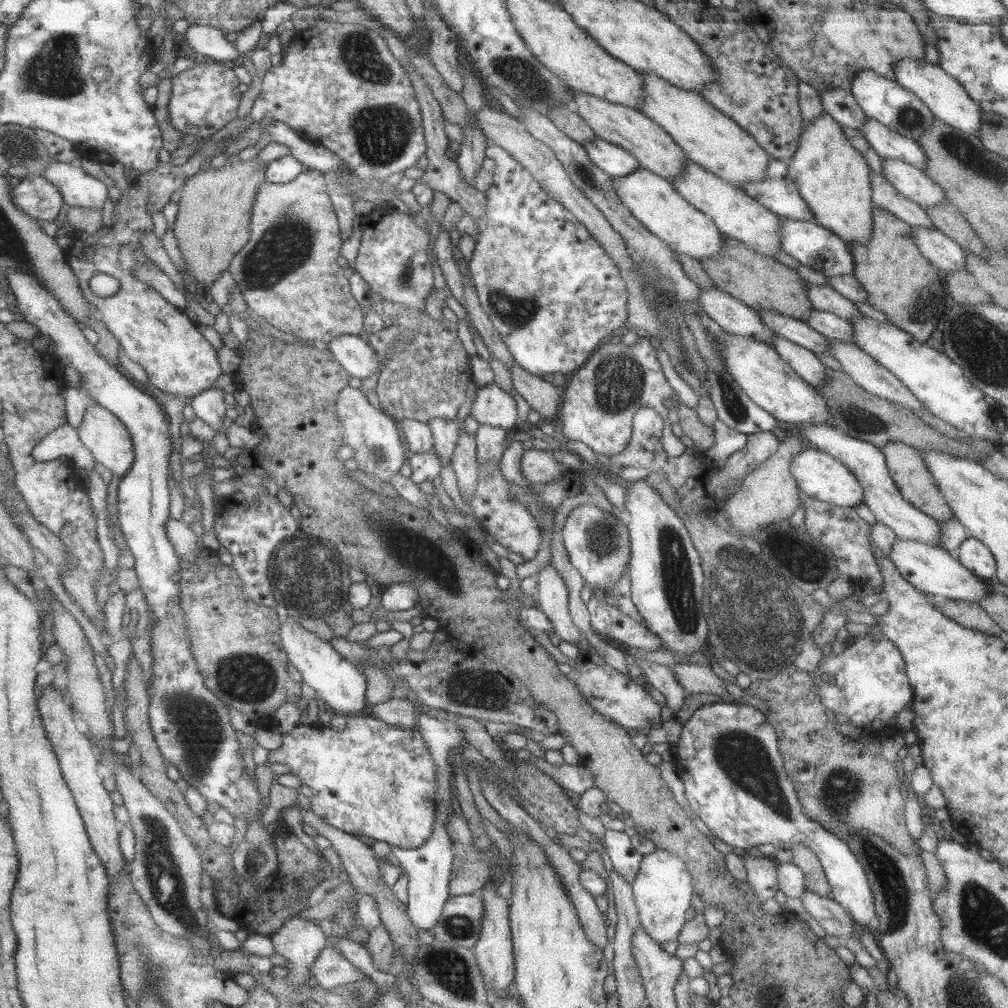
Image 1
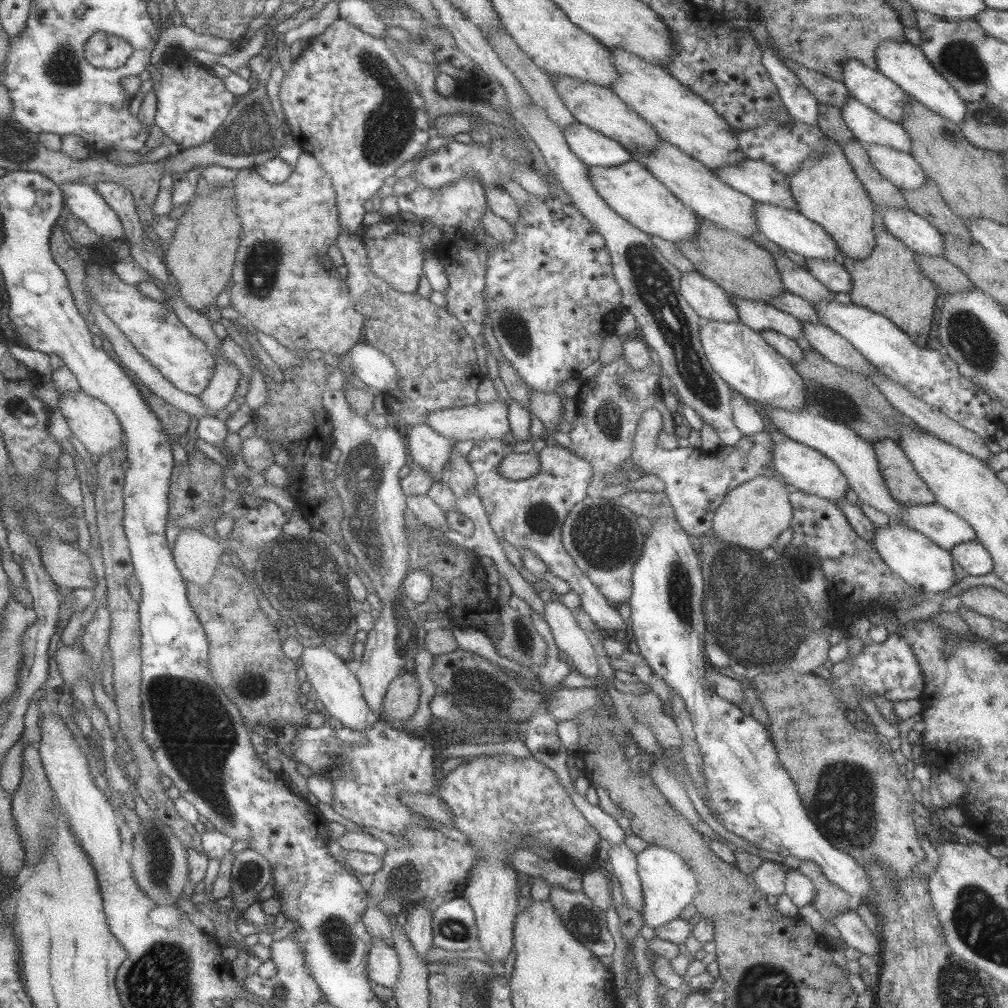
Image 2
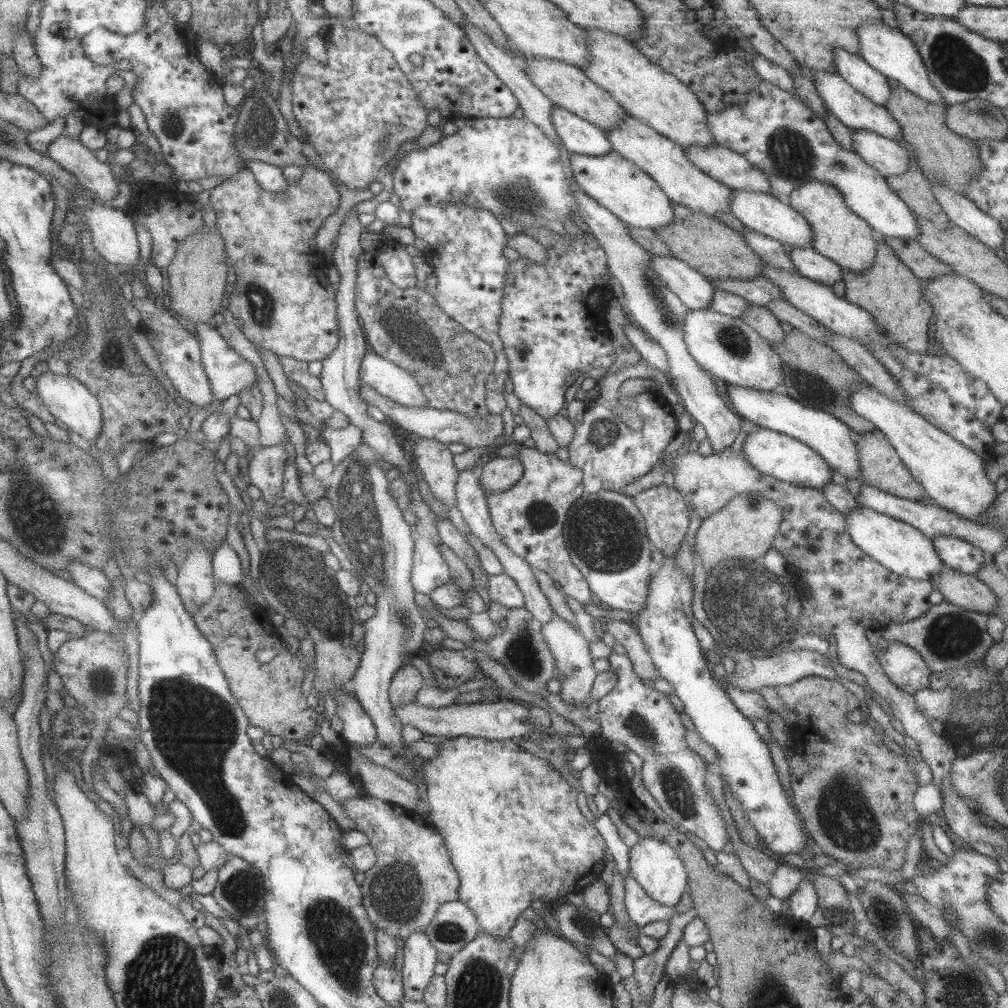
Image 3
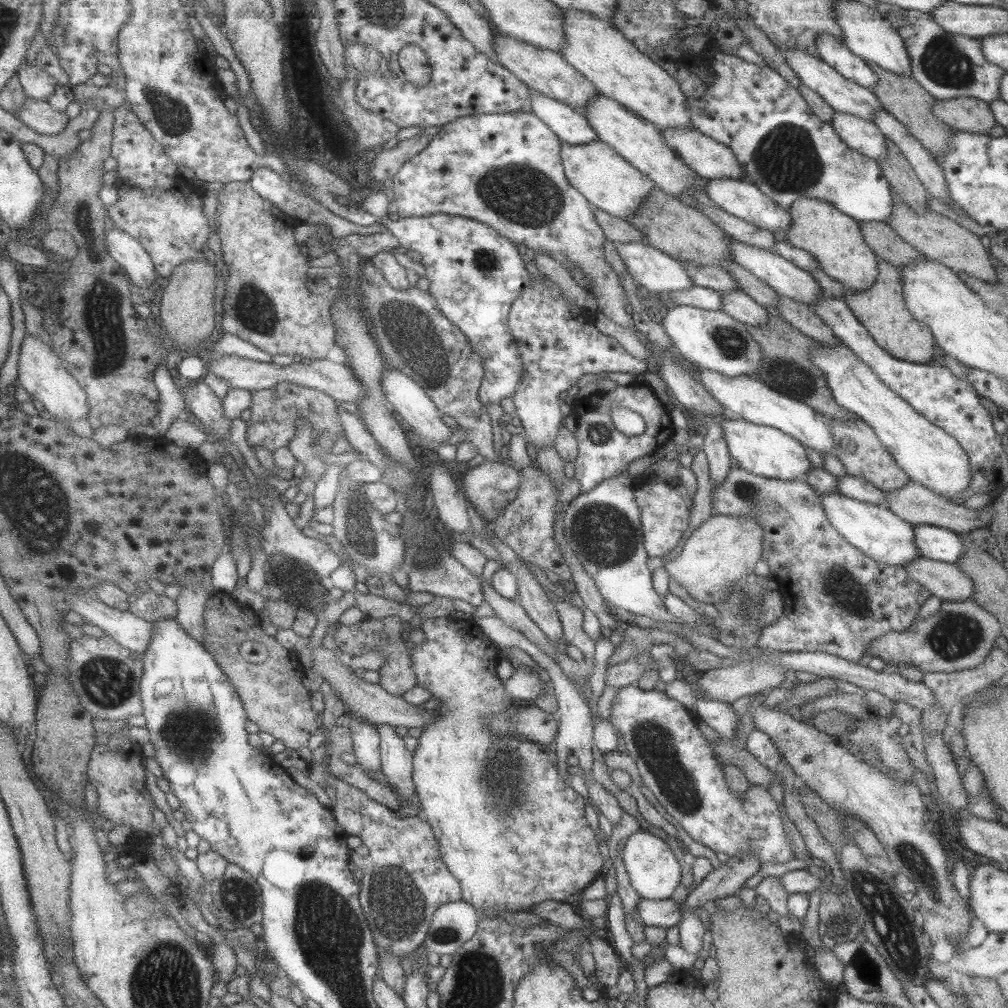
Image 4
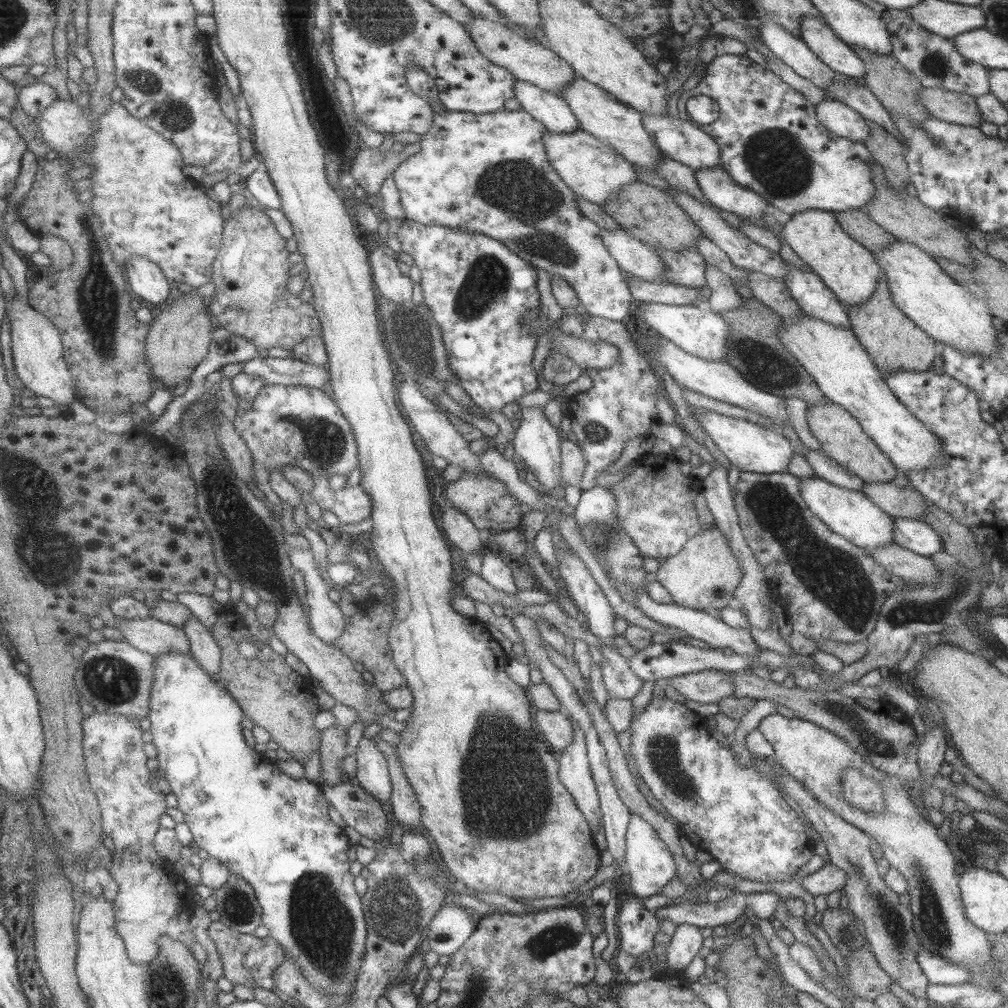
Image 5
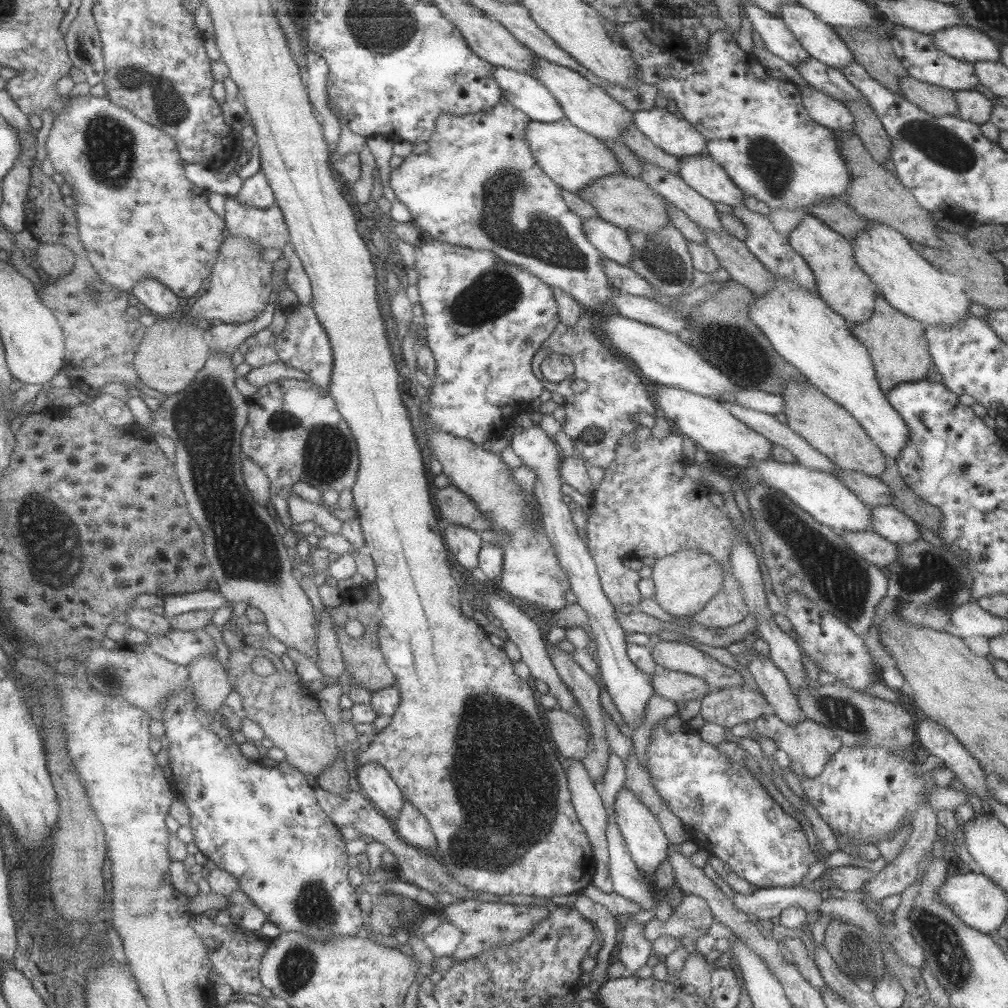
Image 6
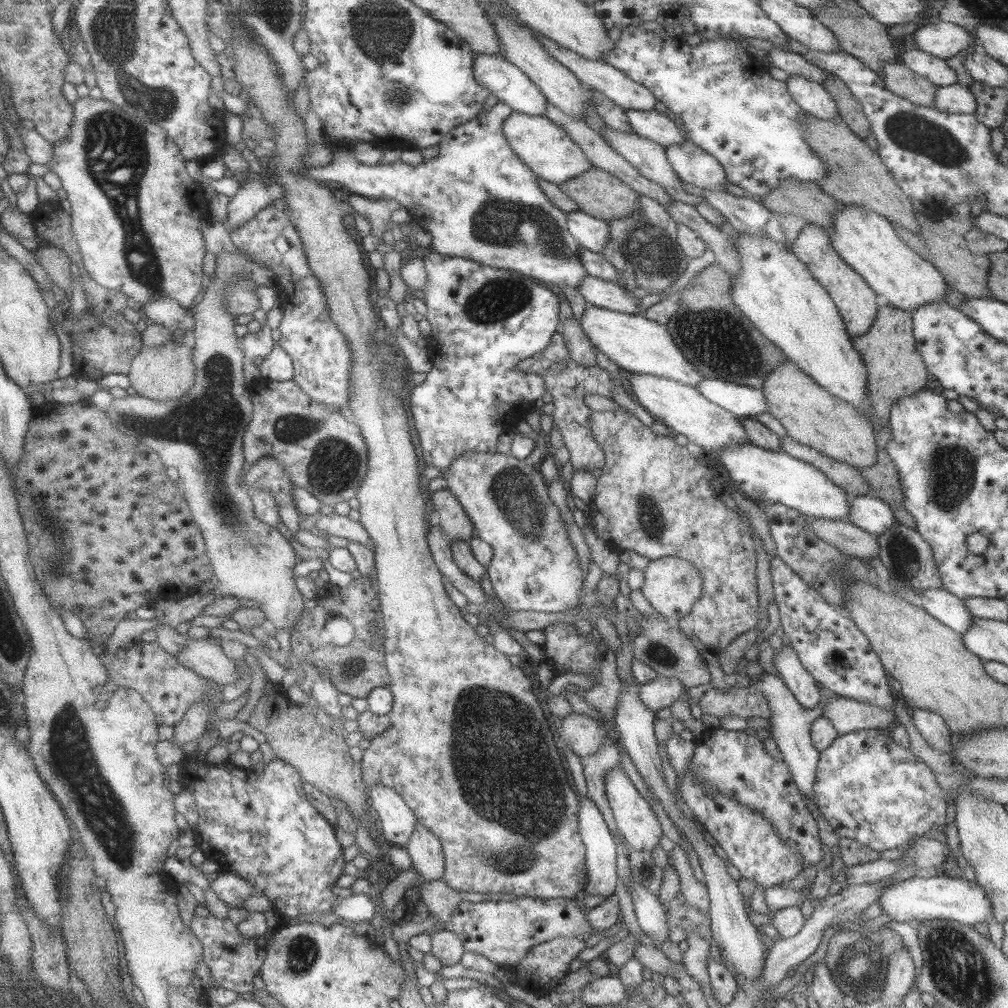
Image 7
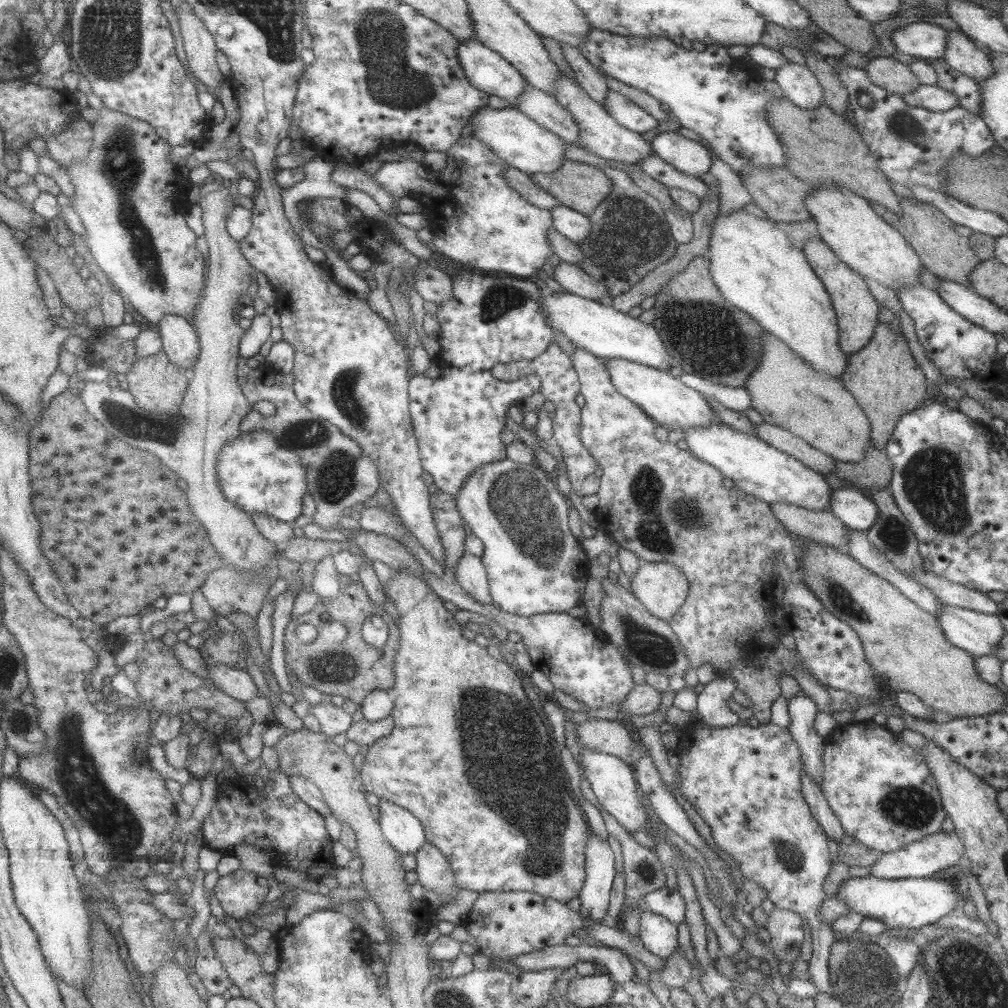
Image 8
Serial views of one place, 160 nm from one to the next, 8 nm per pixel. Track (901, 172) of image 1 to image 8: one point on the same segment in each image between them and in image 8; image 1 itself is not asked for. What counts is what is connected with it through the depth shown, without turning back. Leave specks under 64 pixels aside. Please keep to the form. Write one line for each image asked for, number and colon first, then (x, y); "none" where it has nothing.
2: (899, 168)
3: (884, 155)
4: (856, 133)
5: (833, 115)
6: (833, 114)
7: (811, 98)
8: (797, 83)

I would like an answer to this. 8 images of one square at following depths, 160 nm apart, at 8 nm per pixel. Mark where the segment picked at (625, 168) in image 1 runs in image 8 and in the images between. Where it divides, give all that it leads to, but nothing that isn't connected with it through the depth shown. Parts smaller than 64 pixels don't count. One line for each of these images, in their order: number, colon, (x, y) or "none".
2: (593, 149)
3: (578, 136)
4: (568, 124)
5: (549, 108)
6: (524, 92)
7: (506, 82)
8: (485, 70)

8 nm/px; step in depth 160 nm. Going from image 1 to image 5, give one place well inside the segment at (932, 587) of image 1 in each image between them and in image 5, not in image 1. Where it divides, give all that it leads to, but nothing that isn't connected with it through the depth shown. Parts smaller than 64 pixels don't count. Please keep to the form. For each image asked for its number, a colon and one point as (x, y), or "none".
2: (919, 562)
3: (899, 548)
4: (876, 532)
5: (848, 513)

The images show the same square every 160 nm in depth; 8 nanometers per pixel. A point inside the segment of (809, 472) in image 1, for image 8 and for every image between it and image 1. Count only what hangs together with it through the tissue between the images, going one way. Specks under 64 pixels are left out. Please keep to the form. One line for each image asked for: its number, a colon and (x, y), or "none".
2: (803, 469)
3: (776, 455)
4: (762, 450)
5: (749, 447)
6: (712, 428)
7: (682, 408)
8: (664, 398)

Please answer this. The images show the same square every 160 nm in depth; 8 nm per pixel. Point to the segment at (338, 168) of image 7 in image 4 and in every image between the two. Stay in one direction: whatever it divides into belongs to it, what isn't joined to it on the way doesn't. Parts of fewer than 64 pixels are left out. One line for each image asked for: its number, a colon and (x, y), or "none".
4: (503, 170)
5: (488, 173)
6: (477, 186)

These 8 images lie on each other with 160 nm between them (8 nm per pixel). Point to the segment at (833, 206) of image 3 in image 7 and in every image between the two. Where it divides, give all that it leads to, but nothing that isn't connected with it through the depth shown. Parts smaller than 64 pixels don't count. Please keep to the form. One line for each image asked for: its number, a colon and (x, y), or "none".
4: (833, 239)
5: (849, 270)
6: (846, 289)
7: (855, 301)

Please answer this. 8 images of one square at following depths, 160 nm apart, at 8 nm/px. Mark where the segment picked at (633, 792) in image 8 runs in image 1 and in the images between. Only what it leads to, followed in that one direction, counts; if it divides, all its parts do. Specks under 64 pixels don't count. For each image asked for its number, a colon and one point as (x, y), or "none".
1: (662, 889)
2: (667, 884)
3: (654, 865)
4: (654, 872)
5: (649, 864)
6: (646, 842)
7: (635, 820)

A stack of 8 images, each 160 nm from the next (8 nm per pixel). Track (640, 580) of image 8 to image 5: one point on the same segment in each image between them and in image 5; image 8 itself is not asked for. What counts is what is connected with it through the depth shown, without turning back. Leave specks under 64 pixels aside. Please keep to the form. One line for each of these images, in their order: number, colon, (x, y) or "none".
5: (702, 576)
6: (683, 582)
7: (671, 585)

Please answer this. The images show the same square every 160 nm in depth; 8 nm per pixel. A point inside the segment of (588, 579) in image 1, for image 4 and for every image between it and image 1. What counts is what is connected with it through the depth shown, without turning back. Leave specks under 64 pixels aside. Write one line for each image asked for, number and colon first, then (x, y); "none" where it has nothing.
2: (603, 539)
3: (604, 534)
4: (601, 527)

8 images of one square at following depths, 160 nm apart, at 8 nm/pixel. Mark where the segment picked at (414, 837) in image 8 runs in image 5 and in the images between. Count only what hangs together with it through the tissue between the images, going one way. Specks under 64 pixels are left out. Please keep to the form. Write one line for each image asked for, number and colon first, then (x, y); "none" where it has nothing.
5: (372, 775)
6: (376, 785)
7: (397, 820)

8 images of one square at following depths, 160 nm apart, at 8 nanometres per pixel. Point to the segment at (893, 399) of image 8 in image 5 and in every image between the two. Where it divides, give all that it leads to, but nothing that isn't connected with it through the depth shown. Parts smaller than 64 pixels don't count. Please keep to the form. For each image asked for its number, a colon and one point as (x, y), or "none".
5: (893, 342)
6: (896, 344)
7: (895, 369)

